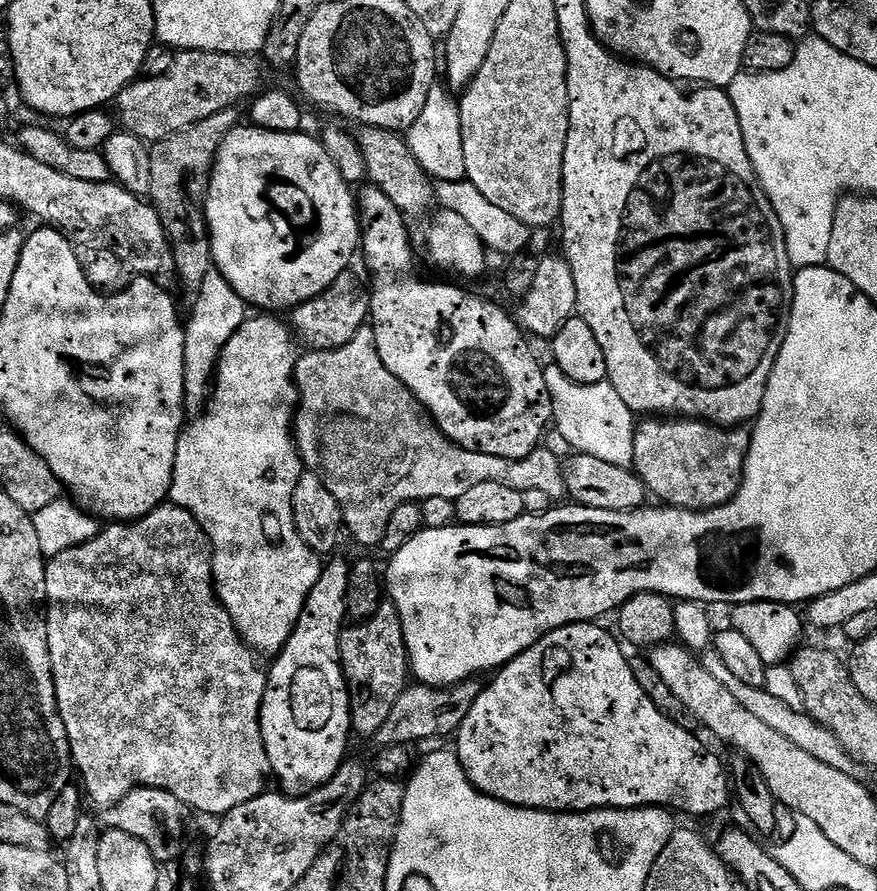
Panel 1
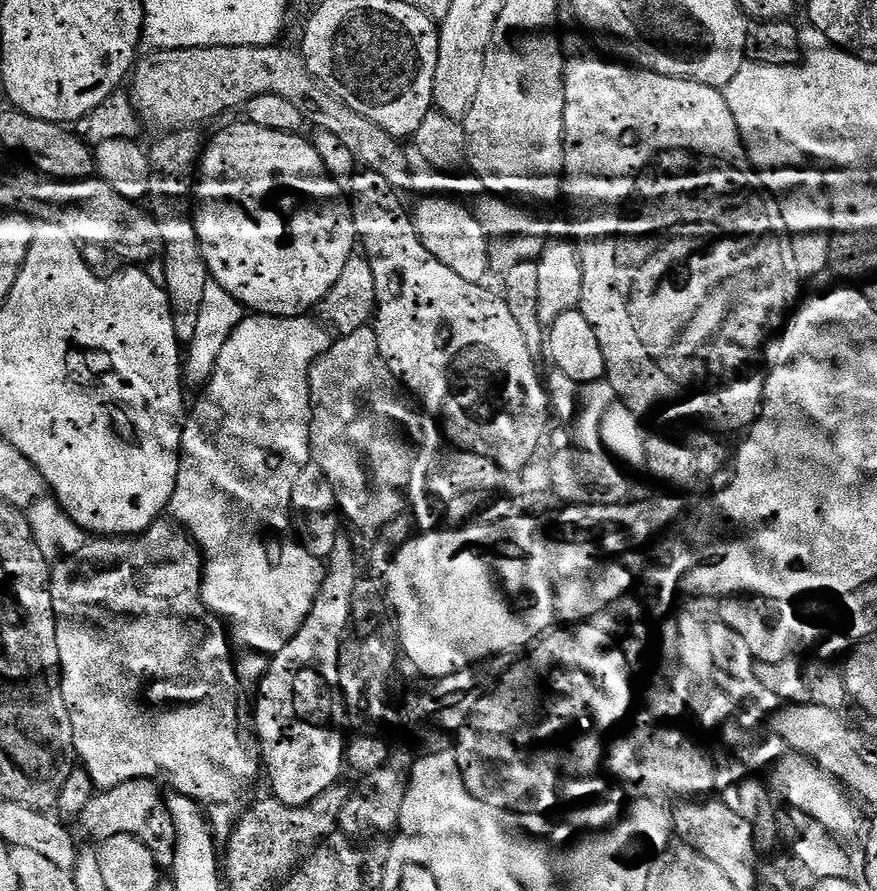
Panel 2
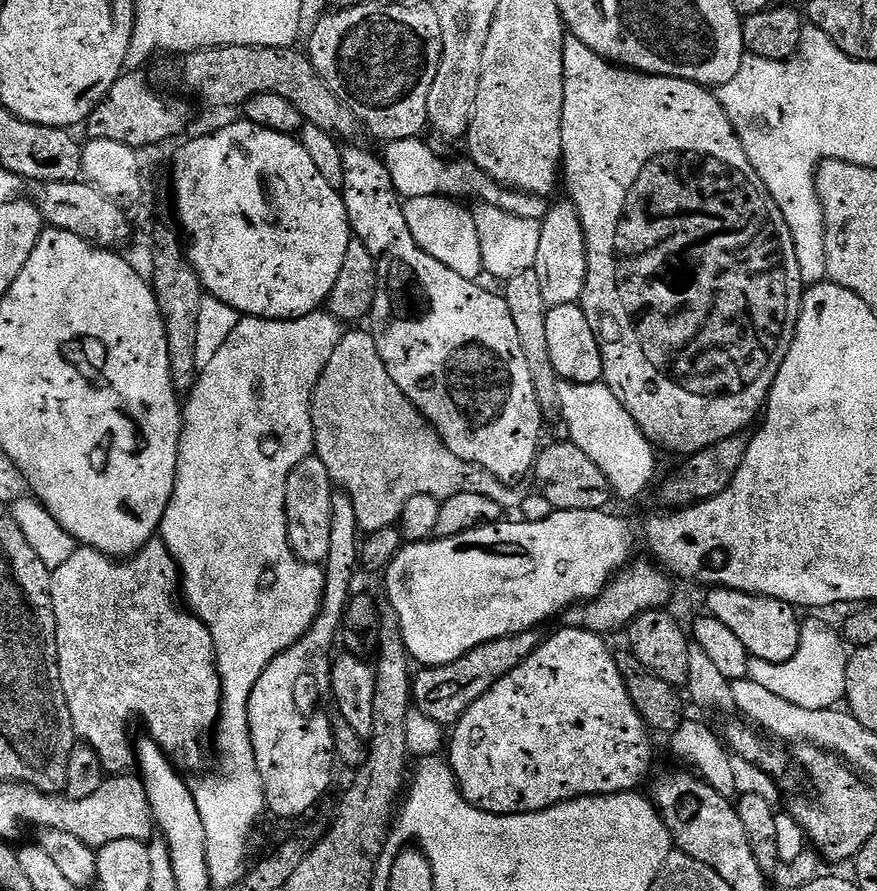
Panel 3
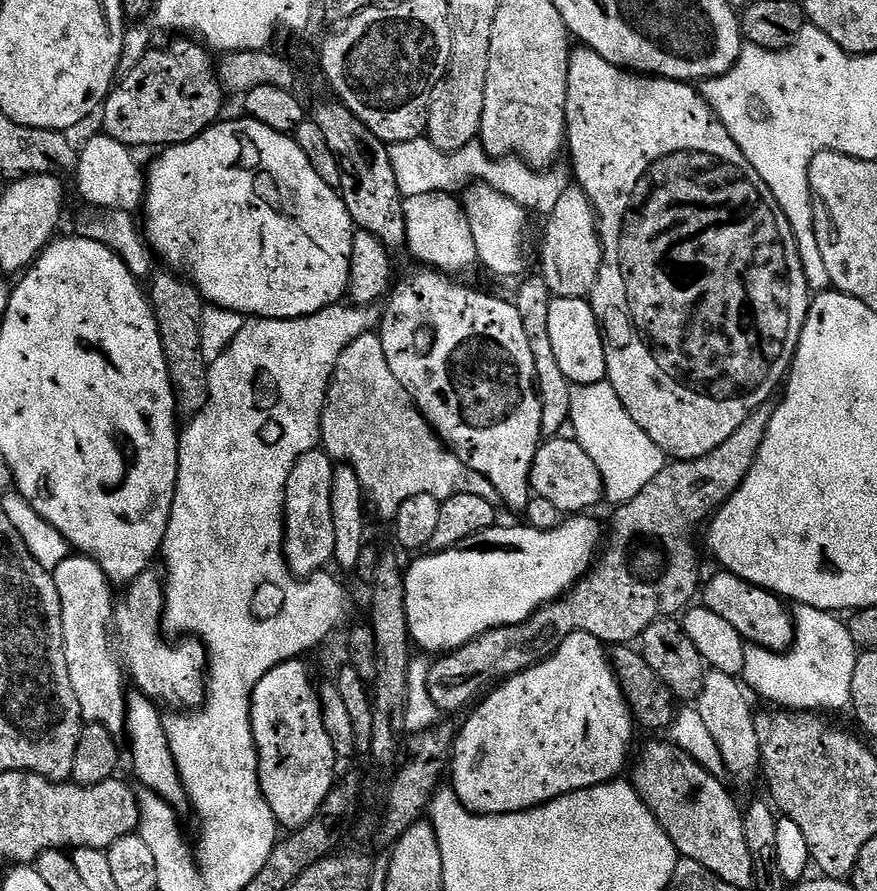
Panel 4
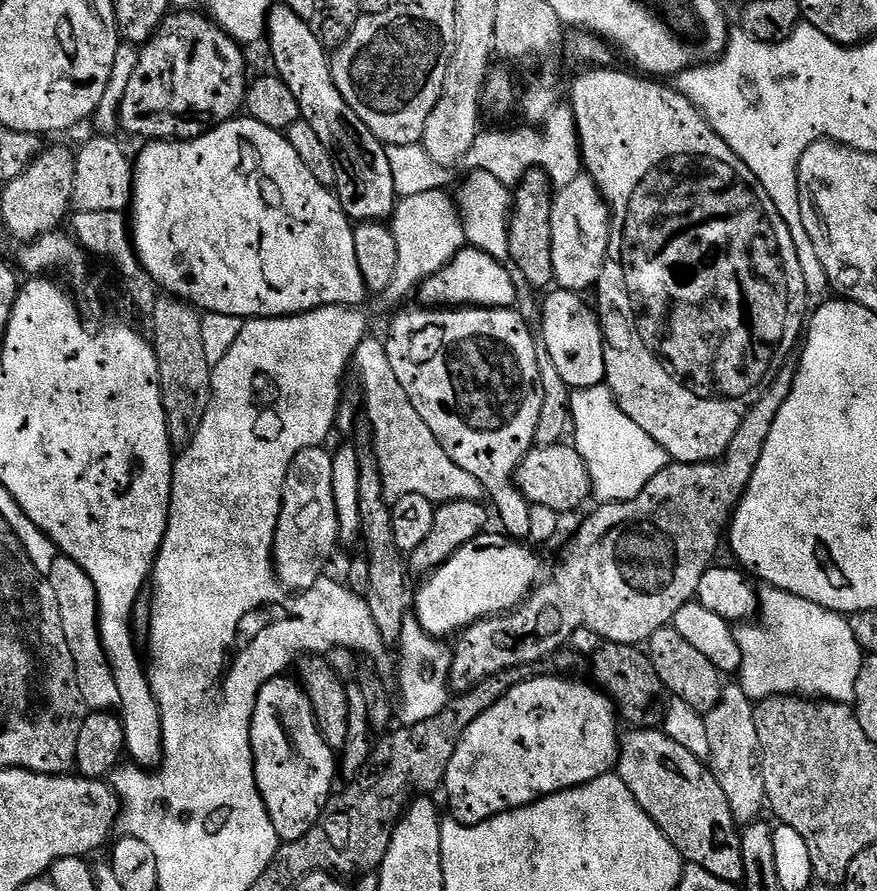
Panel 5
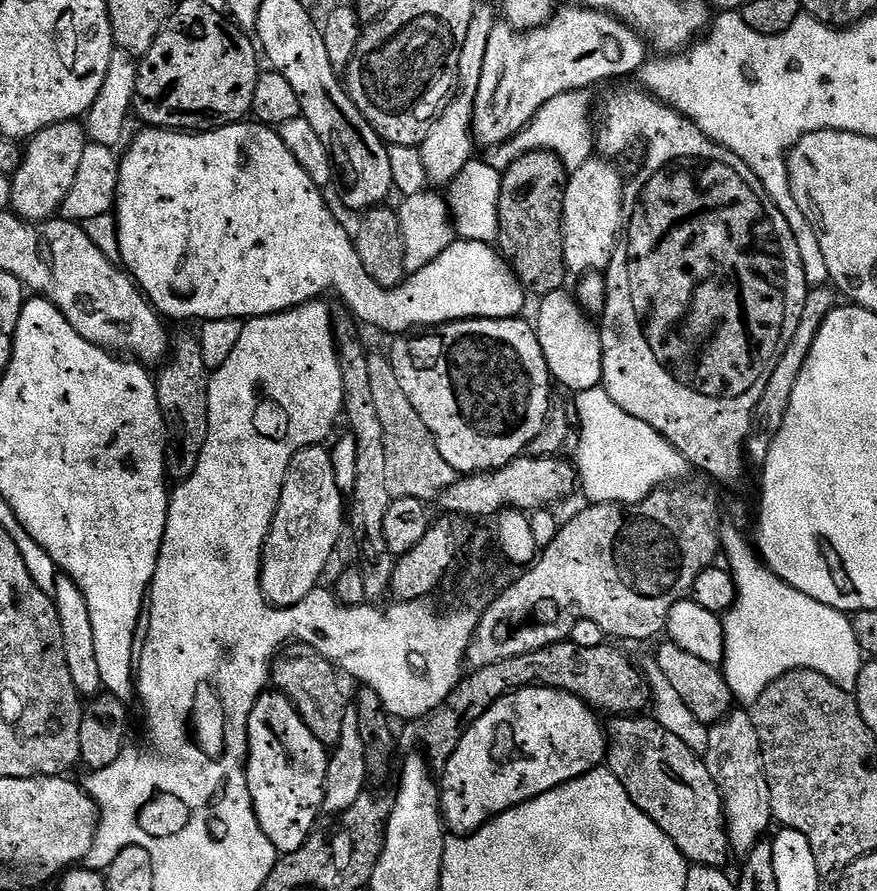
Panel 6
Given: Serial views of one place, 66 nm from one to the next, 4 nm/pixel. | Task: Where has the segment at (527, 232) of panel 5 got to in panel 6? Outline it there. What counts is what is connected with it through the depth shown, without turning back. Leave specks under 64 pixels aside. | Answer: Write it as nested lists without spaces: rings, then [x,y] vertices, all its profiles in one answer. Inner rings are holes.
[[[527,152],[522,158],[518,158],[508,168],[503,169],[503,176],[501,178],[501,198],[498,202],[498,218],[500,219],[500,230],[498,239],[498,248],[506,257],[509,264],[511,264],[516,276],[519,278],[521,284],[529,293],[532,292],[536,298],[543,298],[549,296],[551,292],[559,292],[565,287],[564,279],[570,276],[566,262],[564,261],[564,243],[562,242],[562,210],[564,209],[564,188],[568,184],[568,177],[570,175],[564,163],[560,161],[553,152]]]

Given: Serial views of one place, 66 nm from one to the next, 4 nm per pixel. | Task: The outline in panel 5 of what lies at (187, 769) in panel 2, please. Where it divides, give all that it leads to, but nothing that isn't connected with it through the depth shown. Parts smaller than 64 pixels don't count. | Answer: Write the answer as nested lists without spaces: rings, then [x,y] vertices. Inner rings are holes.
[[[57,555],[54,566],[46,579],[58,598],[58,610],[62,614],[62,630],[66,630],[66,642],[70,642],[70,654],[76,663],[76,673],[84,703],[92,710],[112,710],[120,703],[118,686],[114,686],[114,674],[100,645],[100,626],[96,610],[94,582],[68,556]]]

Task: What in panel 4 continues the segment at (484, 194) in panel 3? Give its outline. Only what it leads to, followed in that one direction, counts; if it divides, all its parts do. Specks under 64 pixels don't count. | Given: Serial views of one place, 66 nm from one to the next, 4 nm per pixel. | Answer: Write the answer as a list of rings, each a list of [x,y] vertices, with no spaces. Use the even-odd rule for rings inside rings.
[[[421,138],[389,144],[388,153],[390,166],[394,166],[394,179],[398,182],[398,190],[403,197],[435,192],[460,194],[472,184],[486,183],[506,198],[520,204],[529,213],[541,212],[541,217],[546,218],[554,206],[558,206],[558,198],[562,198],[564,191],[570,187],[570,168],[567,163],[557,163],[551,170],[537,174],[522,160],[493,158],[479,142],[462,146],[462,150],[443,152],[427,138]]]

